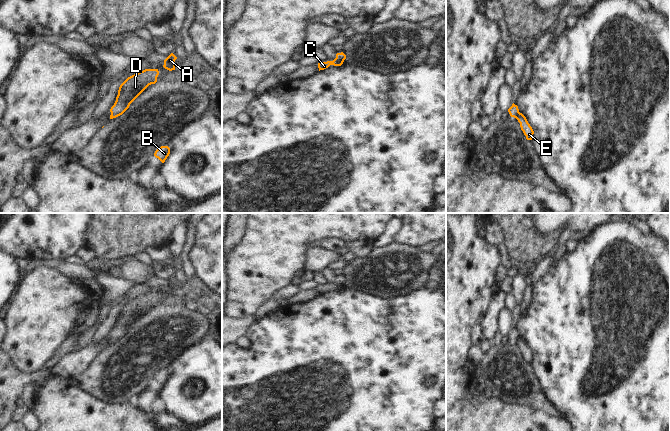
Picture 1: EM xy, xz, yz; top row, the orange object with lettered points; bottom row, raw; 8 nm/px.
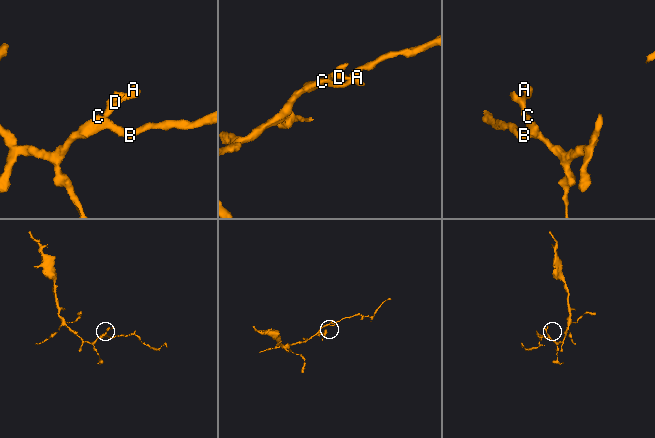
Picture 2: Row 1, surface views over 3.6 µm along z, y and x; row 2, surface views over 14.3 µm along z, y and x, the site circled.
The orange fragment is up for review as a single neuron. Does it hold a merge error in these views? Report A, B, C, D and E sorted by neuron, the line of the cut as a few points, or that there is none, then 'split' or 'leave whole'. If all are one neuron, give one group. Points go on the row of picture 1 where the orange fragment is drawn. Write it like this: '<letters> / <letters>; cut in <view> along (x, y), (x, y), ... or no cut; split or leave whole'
A D / B C E; cut in xz along (336, 56), (342, 62); split

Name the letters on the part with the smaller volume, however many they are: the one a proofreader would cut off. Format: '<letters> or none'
A, D.

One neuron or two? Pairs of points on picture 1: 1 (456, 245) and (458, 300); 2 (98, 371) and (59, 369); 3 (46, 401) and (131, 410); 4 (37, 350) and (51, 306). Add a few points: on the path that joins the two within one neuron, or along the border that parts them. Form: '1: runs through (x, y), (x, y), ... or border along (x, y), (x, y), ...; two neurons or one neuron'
1: runs through (456, 259), (456, 286); one neuron
2: border along (101, 352), (78, 378); two neurons
3: runs through (67, 412), (69, 414), (110, 414); one neuron
4: runs through (38, 339), (40, 332), (46, 326), (46, 317); one neuron

